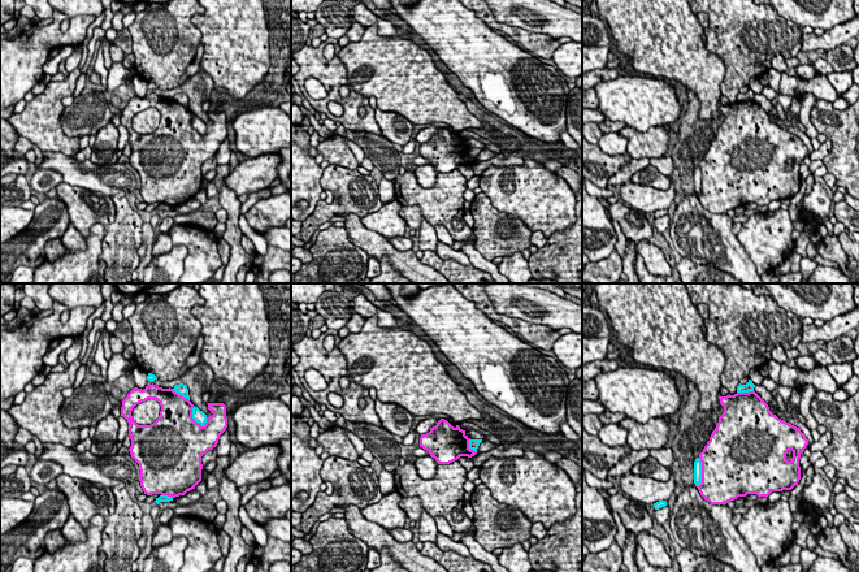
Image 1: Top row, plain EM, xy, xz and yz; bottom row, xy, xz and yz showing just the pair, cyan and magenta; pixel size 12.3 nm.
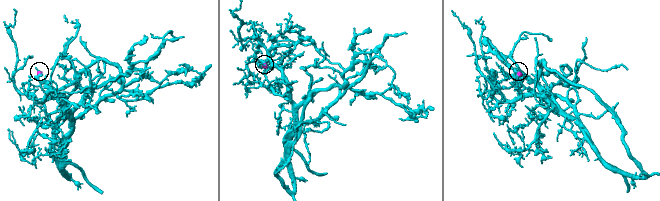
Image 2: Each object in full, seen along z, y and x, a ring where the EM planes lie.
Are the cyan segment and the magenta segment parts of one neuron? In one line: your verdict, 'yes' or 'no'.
no

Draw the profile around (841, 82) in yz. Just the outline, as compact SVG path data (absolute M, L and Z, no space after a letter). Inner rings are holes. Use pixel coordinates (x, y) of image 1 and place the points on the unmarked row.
M853 70L851 72L843 72L843 73L830 73L827 75L829 83L834 87L837 94L845 94L853 82Z

